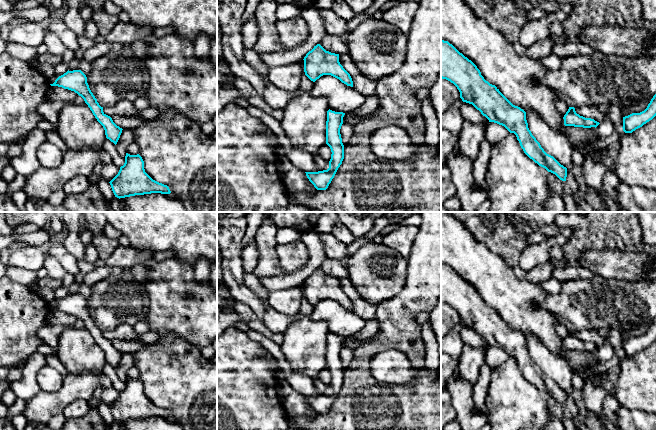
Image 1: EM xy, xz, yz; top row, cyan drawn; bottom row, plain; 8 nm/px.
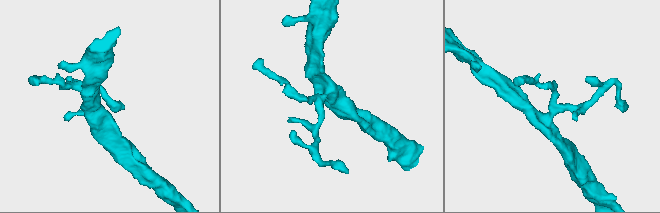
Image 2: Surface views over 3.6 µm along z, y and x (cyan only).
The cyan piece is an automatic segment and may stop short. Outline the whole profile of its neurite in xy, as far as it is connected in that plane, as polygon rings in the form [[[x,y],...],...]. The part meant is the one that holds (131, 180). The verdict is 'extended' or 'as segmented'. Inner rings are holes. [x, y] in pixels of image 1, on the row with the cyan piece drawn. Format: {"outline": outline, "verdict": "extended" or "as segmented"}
{"outline": [[[126,153],[125,163],[118,174],[109,182],[117,198],[151,193],[170,194],[167,185],[153,180],[144,169],[142,157]]], "verdict": "as segmented"}

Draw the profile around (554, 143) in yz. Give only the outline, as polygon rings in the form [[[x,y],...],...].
[[[530,109],[526,112],[526,120],[529,130],[544,151],[564,167],[572,167],[574,149],[567,136],[551,128],[543,118]]]

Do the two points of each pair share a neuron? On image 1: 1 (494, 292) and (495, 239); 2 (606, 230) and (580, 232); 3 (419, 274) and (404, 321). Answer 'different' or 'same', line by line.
1: different
2: same
3: same

